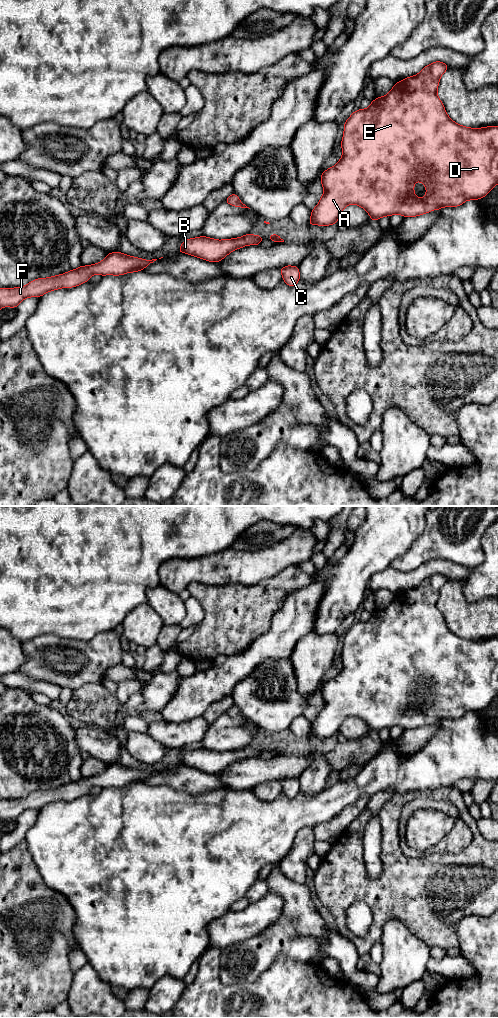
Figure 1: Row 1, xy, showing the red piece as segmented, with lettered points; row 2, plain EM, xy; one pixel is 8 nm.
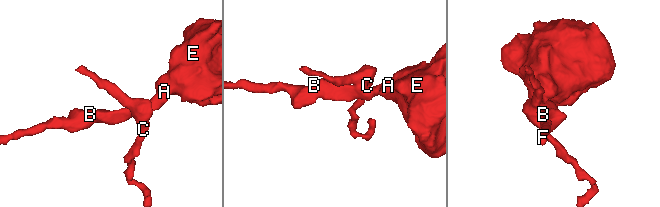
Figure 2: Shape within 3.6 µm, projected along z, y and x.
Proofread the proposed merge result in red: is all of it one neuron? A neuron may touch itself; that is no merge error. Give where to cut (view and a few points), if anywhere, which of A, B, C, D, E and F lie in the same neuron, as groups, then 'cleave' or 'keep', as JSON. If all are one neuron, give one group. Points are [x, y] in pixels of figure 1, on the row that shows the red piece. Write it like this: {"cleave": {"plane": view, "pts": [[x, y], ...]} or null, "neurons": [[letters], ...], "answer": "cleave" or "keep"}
{"cleave": {"plane": "xy", "pts": [[280, 238], [273, 240]]}, "neurons": [["A", "B", "D", "E", "F"], ["C"]], "answer": "cleave"}

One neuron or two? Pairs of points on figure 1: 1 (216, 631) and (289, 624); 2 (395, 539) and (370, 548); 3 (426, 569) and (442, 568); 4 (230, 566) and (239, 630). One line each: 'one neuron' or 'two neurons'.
1: two neurons
2: one neuron
3: one neuron
4: two neurons

